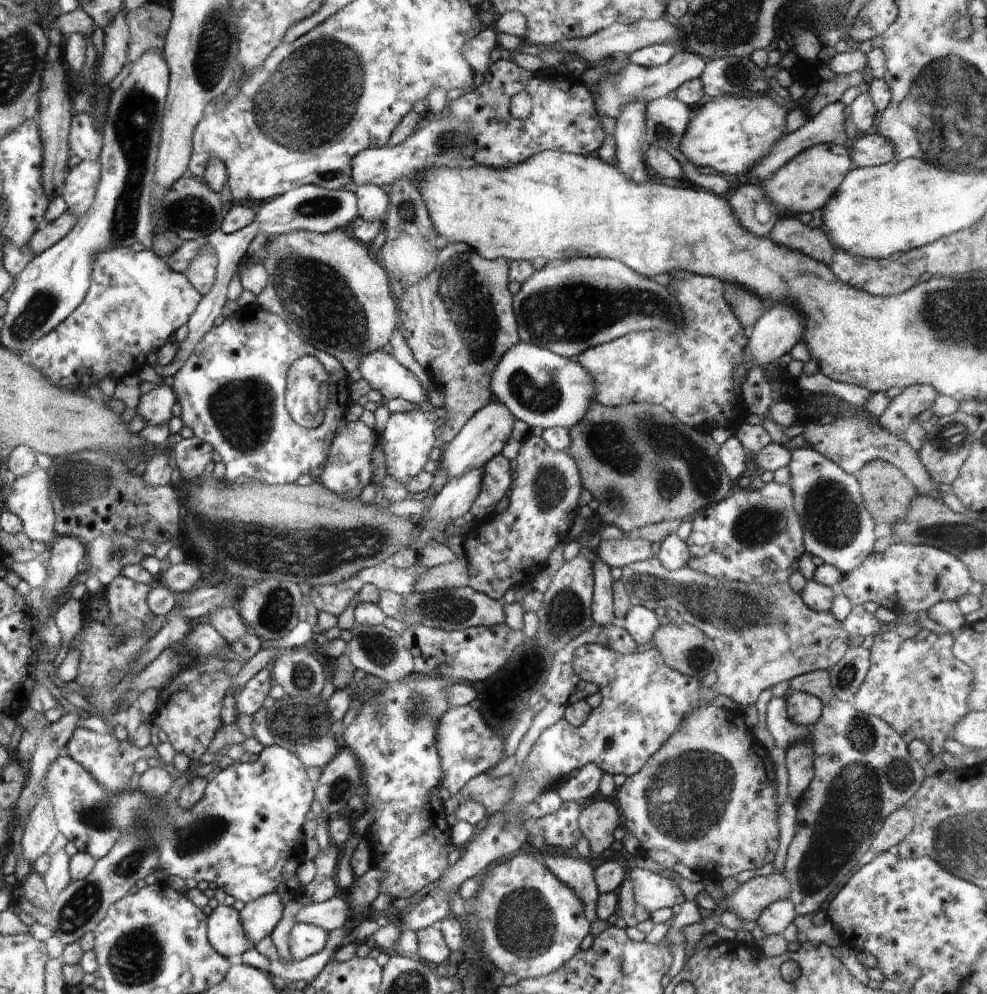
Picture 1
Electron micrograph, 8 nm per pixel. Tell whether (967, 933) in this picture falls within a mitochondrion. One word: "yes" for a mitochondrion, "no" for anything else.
no

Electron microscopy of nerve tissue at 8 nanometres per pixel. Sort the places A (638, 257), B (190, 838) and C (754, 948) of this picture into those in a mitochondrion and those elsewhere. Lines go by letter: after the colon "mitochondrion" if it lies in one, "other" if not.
A: other
B: mitochondrion
C: other

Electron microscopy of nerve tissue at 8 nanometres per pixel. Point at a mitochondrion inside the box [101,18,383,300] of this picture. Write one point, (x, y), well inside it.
(337, 71)

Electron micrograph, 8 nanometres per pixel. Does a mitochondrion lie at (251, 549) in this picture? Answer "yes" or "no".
yes

